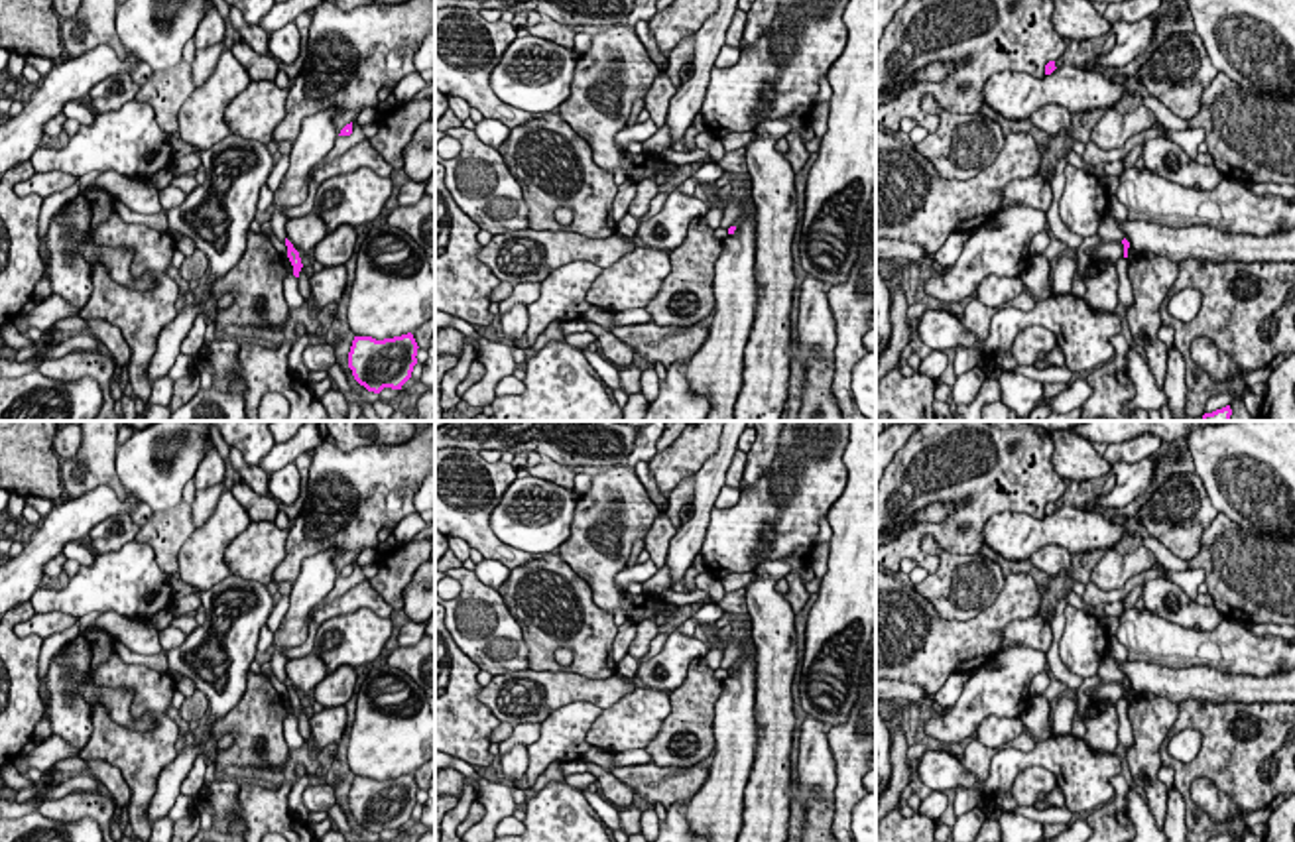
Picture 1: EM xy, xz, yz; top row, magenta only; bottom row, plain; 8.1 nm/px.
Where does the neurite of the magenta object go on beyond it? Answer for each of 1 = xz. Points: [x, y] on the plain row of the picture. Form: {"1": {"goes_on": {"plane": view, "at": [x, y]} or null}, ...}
{"1": {"goes_on": null}}

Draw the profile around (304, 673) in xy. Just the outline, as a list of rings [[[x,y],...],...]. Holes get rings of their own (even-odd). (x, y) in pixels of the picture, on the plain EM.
[[[315,651],[285,663],[285,679],[297,692],[313,692],[327,675],[329,669]]]

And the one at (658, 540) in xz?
[[[659,511],[653,519],[653,525],[649,527],[646,535],[644,551],[649,553],[649,561],[661,569],[667,563],[667,553],[671,539],[675,537],[677,529],[669,521],[665,511]]]

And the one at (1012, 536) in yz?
[[[1063,506],[1043,519],[1029,513],[1002,511],[984,525],[984,545],[1006,561],[1025,563],[1045,545],[1057,545],[1071,555],[1096,549],[1112,549],[1128,535],[1124,527],[1112,523],[1102,511]]]

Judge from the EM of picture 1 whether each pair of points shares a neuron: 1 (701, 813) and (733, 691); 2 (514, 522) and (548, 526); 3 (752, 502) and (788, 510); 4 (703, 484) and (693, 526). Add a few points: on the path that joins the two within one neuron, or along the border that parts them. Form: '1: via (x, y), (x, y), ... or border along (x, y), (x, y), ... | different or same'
1: via (727, 783), (733, 762), (733, 721) | same
2: via (522, 522), (540, 522) | same
3: via (760, 502), (770, 502), (780, 510) | same
4: via (703, 494), (701, 516) | same

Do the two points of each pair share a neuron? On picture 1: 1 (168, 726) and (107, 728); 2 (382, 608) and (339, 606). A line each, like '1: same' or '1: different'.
1: same
2: same

